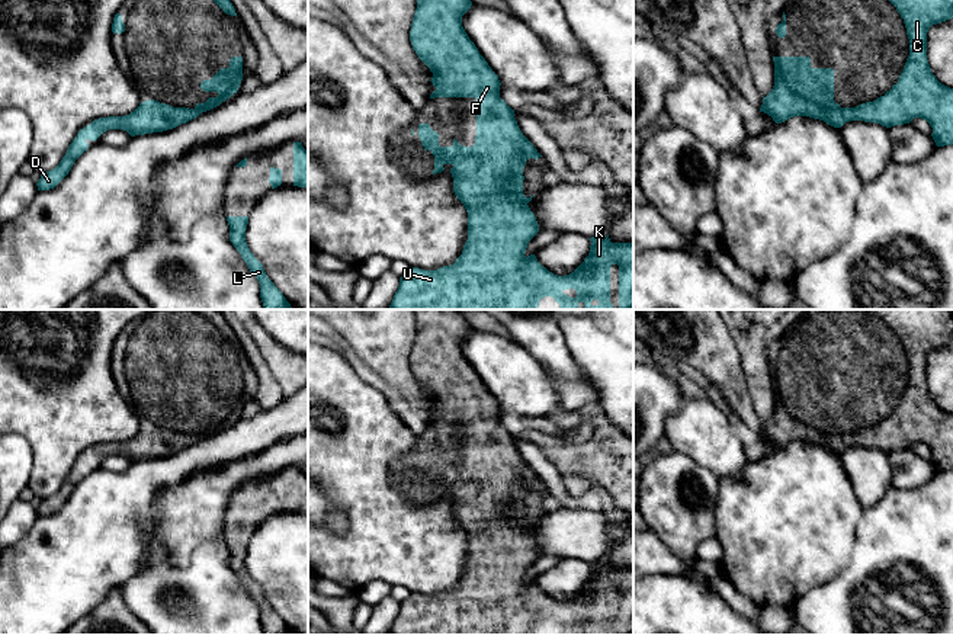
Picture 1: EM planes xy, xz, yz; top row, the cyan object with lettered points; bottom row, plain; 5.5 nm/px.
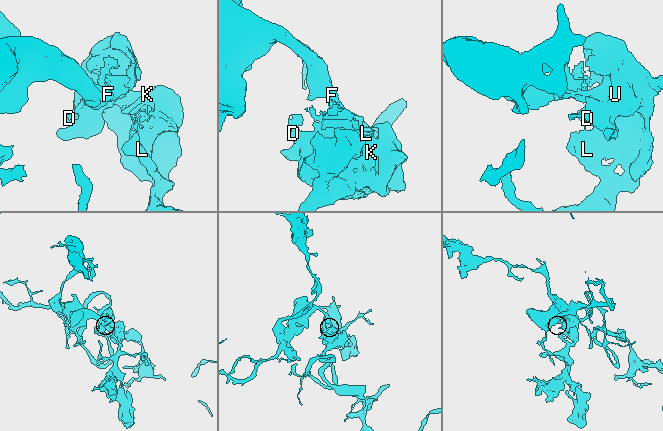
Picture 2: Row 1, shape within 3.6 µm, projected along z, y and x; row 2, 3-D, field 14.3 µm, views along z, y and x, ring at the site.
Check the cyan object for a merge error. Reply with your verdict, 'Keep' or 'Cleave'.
Keep

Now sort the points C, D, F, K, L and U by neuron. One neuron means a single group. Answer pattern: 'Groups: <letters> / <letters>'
Groups: C D F K L U

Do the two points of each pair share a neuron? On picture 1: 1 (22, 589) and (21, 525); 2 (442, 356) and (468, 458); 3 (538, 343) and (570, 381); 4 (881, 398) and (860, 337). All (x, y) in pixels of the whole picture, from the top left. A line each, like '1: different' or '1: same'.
1: different
2: same
3: same
4: same

